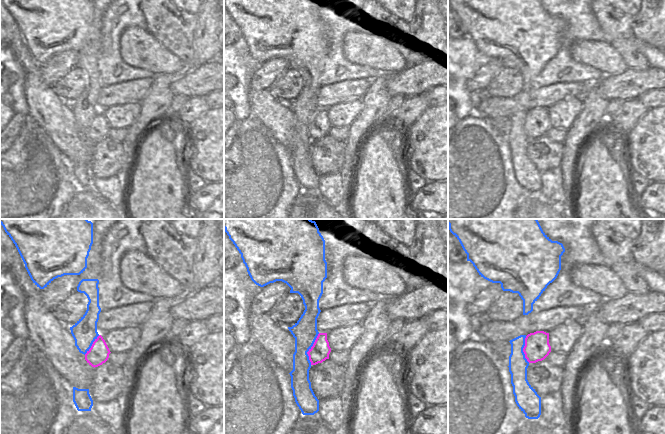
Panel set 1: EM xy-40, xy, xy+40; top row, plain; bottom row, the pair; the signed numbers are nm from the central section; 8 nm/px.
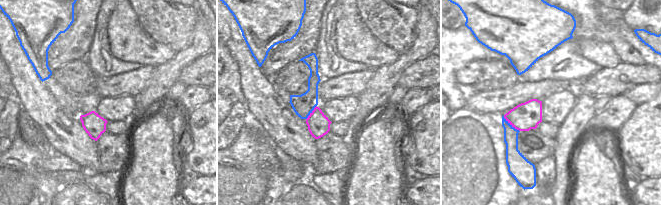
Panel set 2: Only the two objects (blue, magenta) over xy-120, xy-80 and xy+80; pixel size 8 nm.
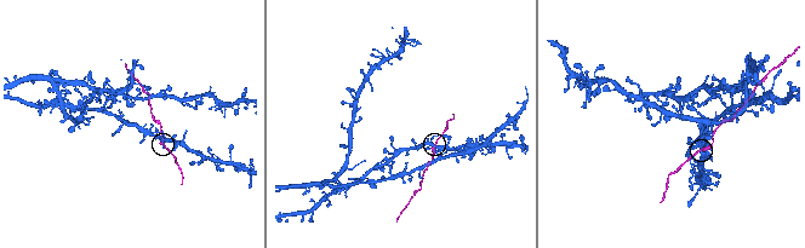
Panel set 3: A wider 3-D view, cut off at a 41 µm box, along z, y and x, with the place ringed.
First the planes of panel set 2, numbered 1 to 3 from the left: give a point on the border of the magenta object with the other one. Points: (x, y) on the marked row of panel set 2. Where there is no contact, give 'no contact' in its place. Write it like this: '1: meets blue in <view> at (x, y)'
1: no contact
2: meets blue in xy-80 at (311, 112)
3: meets blue in xy+80 at (511, 125)

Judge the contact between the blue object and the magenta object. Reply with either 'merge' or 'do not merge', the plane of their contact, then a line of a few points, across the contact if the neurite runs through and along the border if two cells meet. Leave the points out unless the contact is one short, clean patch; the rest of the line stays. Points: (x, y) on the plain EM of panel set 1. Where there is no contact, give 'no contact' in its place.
do not merge; contact in xy; line xy (319, 109), (307, 128), (310, 140)

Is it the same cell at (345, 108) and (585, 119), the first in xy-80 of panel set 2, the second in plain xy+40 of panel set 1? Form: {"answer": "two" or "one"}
{"answer": "two"}

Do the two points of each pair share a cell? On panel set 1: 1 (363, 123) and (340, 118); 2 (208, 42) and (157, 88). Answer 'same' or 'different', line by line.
1: different
2: same

